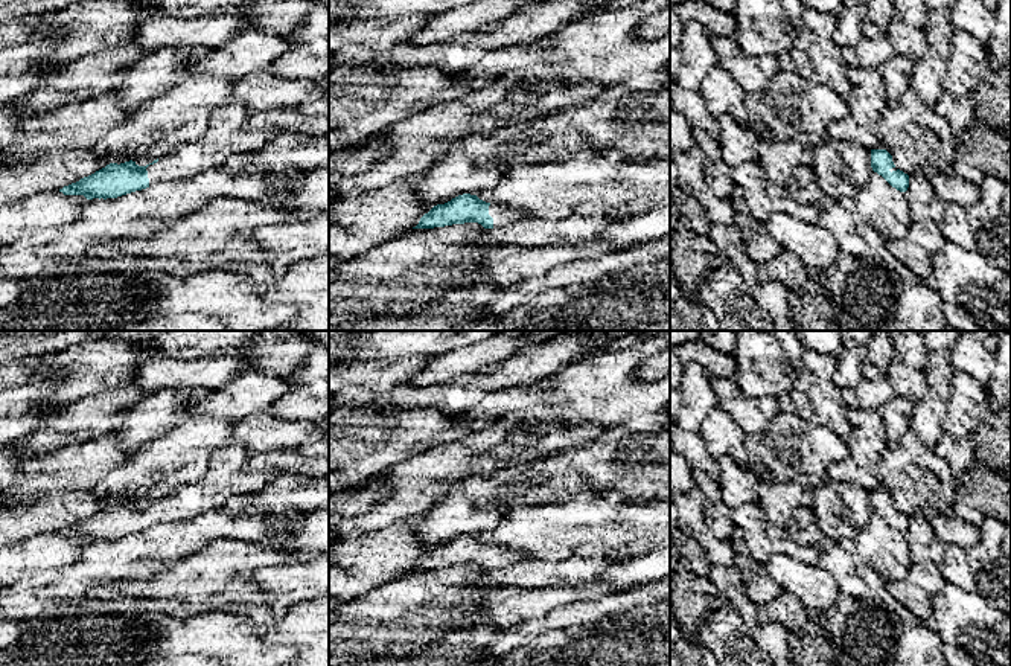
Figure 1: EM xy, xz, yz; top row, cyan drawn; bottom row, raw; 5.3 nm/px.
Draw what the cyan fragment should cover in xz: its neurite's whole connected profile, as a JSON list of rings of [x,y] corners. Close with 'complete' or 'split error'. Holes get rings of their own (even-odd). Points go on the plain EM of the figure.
[[[463,535],[445,546],[434,547],[413,570],[434,570],[464,564],[478,564],[484,570],[493,570],[528,561],[533,561],[528,553],[506,546],[490,546],[477,536]]]; split error

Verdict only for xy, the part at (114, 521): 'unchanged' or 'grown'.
grown

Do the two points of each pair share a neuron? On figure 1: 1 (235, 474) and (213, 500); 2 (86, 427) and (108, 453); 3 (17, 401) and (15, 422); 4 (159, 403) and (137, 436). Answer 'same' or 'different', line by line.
1: same
2: different
3: same
4: same

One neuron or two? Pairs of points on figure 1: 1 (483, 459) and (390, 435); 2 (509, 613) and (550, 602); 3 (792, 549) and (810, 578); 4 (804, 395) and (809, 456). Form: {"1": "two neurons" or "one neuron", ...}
{"1": "two neurons", "2": "one neuron", "3": "two neurons", "4": "two neurons"}

